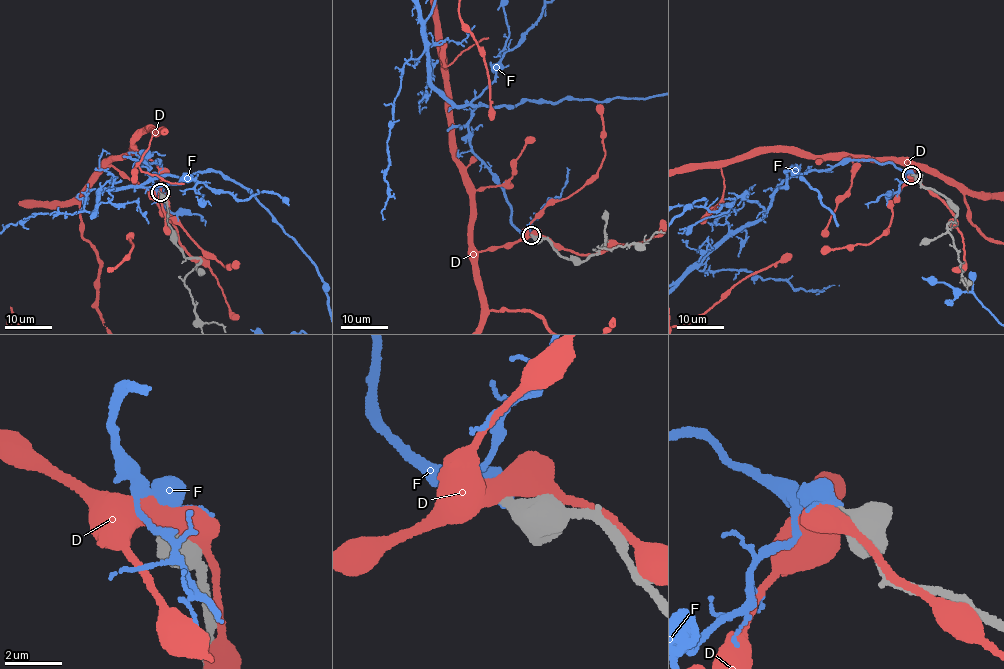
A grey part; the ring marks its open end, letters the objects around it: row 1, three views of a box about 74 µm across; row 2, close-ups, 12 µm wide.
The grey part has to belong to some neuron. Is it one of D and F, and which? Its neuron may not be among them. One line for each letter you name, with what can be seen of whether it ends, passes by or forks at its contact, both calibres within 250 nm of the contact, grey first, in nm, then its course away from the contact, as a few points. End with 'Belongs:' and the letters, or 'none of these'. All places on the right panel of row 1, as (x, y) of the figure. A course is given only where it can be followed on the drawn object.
F: it forks | 500/440 nm
Belongs: F

